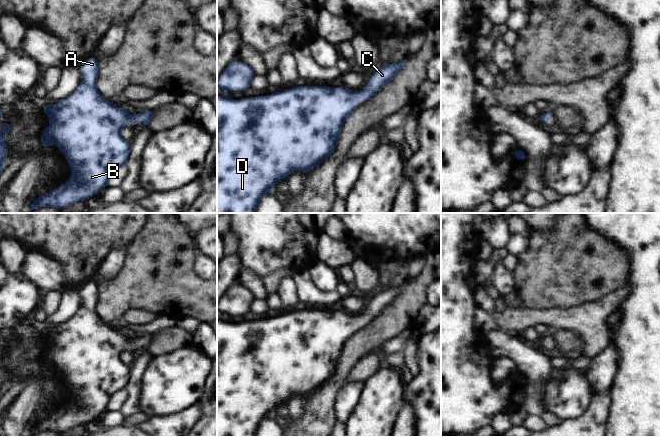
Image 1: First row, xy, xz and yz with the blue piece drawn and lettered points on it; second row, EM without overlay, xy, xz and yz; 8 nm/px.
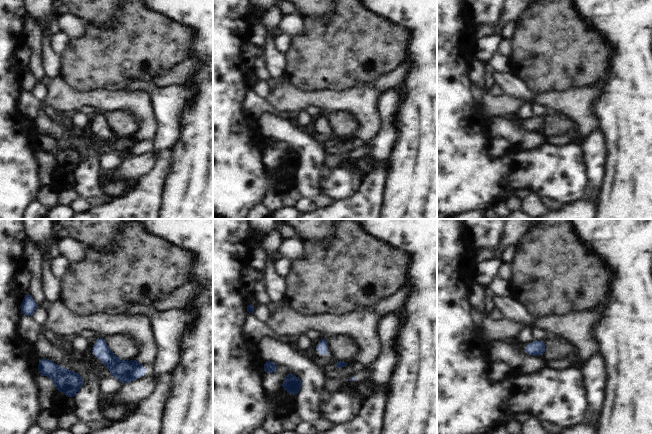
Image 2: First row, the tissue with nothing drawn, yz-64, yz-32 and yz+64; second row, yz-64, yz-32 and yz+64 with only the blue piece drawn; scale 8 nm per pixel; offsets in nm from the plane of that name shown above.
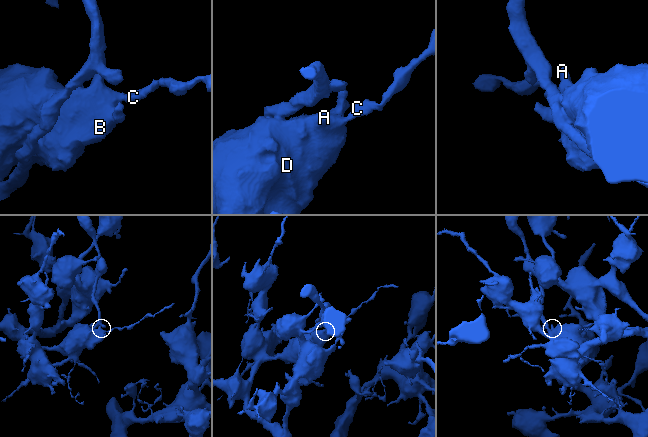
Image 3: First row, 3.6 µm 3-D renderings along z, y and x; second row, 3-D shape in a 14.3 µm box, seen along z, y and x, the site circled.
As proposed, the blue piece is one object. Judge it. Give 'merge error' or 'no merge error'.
no merge error

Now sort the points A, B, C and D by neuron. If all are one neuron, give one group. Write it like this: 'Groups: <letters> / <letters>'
Groups: A B C D

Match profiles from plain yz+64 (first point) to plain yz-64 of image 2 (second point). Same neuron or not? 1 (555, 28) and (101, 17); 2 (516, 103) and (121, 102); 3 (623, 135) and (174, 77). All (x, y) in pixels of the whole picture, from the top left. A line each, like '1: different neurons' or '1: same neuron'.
1: different neurons
2: same neuron
3: different neurons

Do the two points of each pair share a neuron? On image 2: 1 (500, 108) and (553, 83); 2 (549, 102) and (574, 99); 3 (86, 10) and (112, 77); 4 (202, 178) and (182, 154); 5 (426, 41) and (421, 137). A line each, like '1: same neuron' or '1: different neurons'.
1: different neurons
2: same neuron
3: different neurons
4: same neuron
5: same neuron

